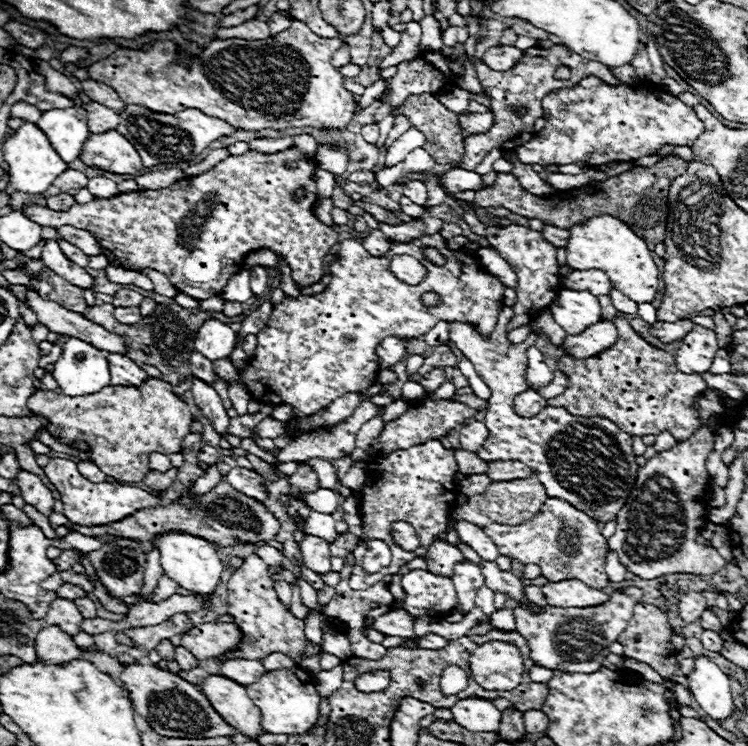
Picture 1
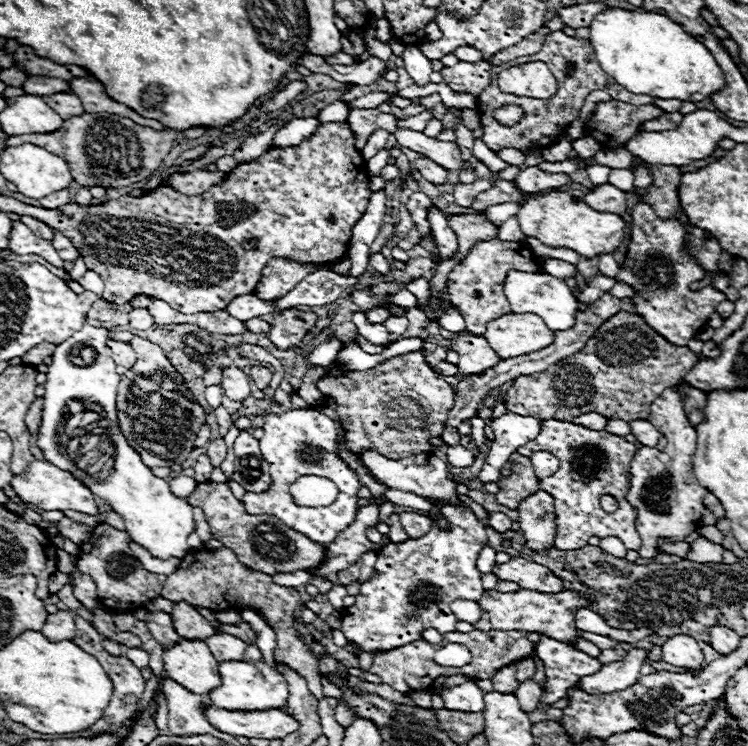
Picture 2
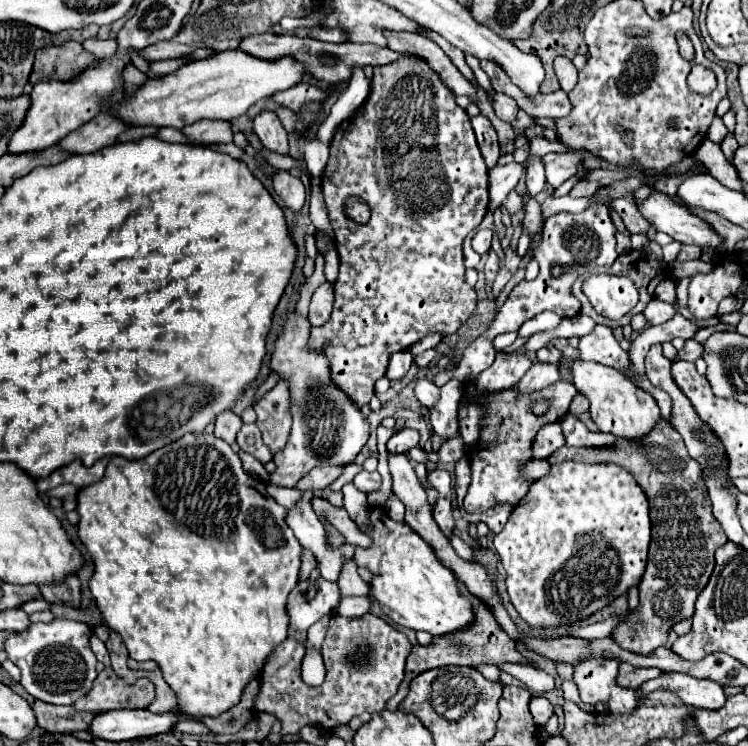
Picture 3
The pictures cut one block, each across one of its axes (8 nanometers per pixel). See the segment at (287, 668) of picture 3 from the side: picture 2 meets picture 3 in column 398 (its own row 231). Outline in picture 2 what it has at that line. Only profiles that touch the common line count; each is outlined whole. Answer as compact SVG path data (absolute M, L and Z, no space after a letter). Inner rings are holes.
M638 202L638 206L630 210L630 216L632 234L628 242L626 264L620 268L616 280L638 288L638 294L634 296L636 310L648 326L652 326L670 344L686 346L706 326L708 316L722 300L726 300L726 296L712 286L706 286L700 292L692 292L688 288L690 282L704 278L704 270L686 256L686 232L678 220L658 218L646 202Z

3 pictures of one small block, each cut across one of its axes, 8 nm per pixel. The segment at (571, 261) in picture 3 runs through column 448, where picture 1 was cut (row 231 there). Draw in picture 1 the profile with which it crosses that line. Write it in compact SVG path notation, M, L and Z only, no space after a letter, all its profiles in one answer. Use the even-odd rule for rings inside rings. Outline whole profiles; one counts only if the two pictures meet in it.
M370 230L368 236L362 240L366 250L370 254L386 254L388 252L388 236L384 236L380 230Z

